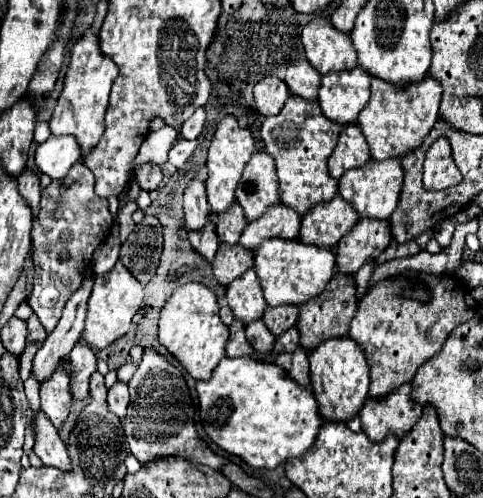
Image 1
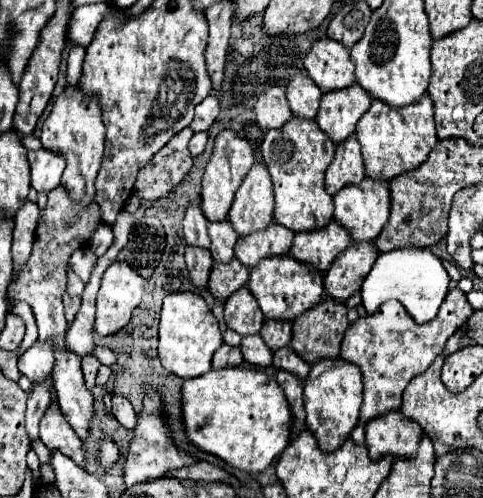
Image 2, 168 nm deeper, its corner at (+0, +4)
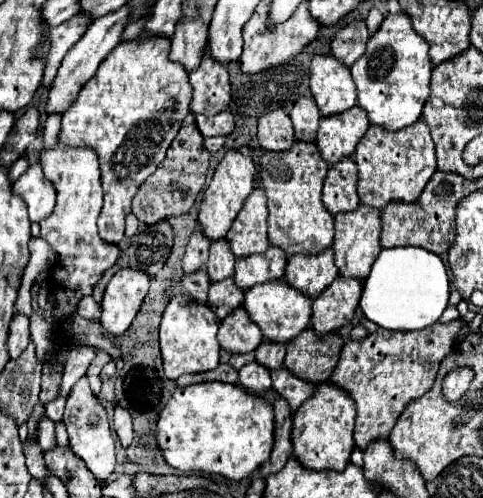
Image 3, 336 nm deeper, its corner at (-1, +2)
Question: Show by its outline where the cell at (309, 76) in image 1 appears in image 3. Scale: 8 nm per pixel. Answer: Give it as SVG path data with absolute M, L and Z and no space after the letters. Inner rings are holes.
M300 97L290 111L290 119L294 125L294 137L296 139L308 141L308 143L316 139L320 111L318 111L312 97Z

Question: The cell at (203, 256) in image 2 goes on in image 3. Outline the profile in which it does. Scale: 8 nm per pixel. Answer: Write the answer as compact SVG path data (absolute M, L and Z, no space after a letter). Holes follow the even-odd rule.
M196 271L196 275L188 275L186 279L182 279L182 287L190 293L190 297L198 303L206 303L208 299L208 275L204 275L204 271Z

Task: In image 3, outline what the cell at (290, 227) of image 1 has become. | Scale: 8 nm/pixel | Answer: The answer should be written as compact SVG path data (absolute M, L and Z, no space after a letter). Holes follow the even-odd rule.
M270 247L264 255L250 255L248 259L236 259L234 281L242 291L254 285L276 281L284 277L286 255L278 247Z

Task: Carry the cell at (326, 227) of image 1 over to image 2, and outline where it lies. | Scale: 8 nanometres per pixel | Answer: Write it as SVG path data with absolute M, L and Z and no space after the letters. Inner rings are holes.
M331 219L325 227L295 233L289 253L319 271L325 271L349 243L351 235L347 233L347 229L343 229L335 219Z

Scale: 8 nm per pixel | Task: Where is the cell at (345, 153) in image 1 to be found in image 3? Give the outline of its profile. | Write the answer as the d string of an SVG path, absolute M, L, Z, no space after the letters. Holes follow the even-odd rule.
M342 159L340 163L332 165L326 175L322 191L324 207L332 215L354 211L358 207L356 183L358 183L358 171L352 159Z

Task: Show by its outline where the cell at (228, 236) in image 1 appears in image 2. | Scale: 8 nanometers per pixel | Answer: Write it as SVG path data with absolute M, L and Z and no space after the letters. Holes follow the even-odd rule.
M229 219L223 221L211 221L209 223L209 237L211 237L211 255L215 261L231 261L233 247L237 241L237 233Z

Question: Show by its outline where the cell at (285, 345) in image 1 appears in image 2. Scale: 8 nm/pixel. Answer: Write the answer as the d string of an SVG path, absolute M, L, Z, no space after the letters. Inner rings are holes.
M289 345L281 347L281 349L277 349L273 353L273 365L279 367L279 369L287 369L287 371L299 375L301 379L305 379L307 373L309 373L309 369L311 369L311 365L307 365Z

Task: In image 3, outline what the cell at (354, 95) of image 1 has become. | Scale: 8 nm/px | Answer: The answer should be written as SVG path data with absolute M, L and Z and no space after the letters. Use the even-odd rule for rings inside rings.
M354 107L344 115L332 115L328 119L320 119L316 145L324 161L328 165L334 165L346 157L352 157L368 125L370 125L368 117L364 115L364 111L360 111L360 107Z

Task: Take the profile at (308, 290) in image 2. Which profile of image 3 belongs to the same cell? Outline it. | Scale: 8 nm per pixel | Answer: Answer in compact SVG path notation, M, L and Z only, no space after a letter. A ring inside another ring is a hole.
M282 279L276 283L262 283L260 287L252 287L252 291L246 293L244 309L252 323L256 323L262 331L264 341L272 343L288 343L292 341L300 331L304 331L310 325L312 317L312 299L304 293L288 287Z

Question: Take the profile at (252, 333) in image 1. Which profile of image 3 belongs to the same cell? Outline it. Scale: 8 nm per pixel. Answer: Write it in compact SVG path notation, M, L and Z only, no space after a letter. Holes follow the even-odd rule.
M256 361L242 367L238 373L238 383L252 395L264 395L270 389L270 371L264 371Z

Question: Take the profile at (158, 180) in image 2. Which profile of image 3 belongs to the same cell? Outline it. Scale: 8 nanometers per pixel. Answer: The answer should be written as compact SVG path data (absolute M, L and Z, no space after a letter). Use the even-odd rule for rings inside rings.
M186 115L176 139L168 147L166 159L160 163L156 173L152 173L150 179L144 181L144 185L136 193L136 199L132 201L132 213L138 217L138 221L146 225L154 225L168 217L178 217L188 213L198 193L204 187L208 163L210 163L210 153L204 149L204 137L196 127L194 115Z

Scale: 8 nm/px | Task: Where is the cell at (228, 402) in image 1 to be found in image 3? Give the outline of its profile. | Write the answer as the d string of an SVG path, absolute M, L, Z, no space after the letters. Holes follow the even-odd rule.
M200 383L190 387L178 387L172 399L166 403L156 425L156 445L162 451L168 465L180 471L204 471L222 475L232 481L248 477L258 469L272 451L274 439L274 409L256 395L248 395L240 385L222 383Z

